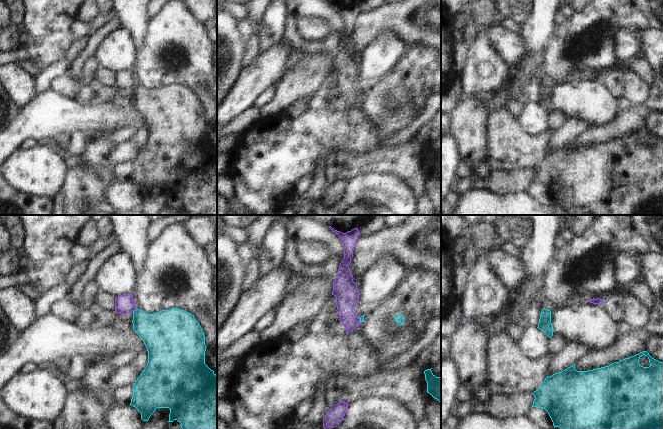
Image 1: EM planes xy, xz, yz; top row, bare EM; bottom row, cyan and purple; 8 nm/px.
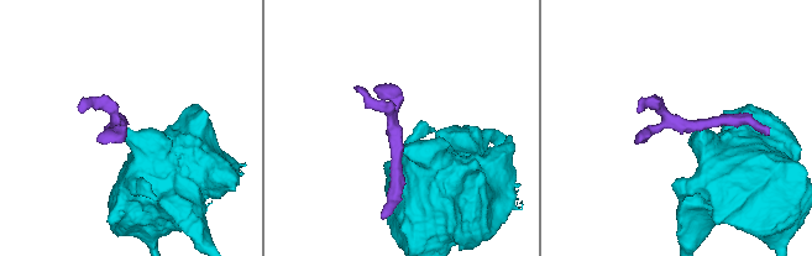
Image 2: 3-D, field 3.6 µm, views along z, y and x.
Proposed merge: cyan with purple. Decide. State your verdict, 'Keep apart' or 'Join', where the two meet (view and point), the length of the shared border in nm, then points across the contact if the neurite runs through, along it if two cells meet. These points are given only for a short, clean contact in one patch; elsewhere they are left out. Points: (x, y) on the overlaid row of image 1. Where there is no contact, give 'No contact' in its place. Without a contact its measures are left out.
Keep apart. Touches cyan at xy (135, 310). Shared border 50 nm. Boundary: xy (136, 308), (132, 312)

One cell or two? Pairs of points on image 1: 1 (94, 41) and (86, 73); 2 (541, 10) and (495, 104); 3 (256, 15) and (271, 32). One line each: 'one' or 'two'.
1: two
2: one
3: two

